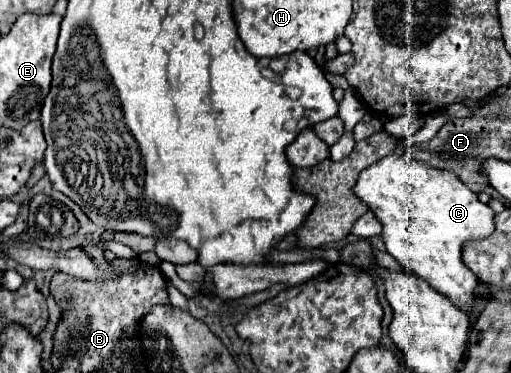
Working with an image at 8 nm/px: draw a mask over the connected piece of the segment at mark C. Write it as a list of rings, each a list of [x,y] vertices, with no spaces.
[[[445,114],[426,116],[424,126],[414,136],[403,138],[393,154],[381,158],[359,174],[353,192],[381,222],[381,238],[387,252],[409,272],[427,280],[437,292],[449,296],[455,306],[463,308],[475,302],[473,290],[477,286],[477,276],[473,276],[461,262],[461,246],[465,240],[493,234],[495,214],[487,204],[481,204],[477,194],[453,172],[437,170],[407,154],[407,148],[417,141],[435,137],[448,119]]]

